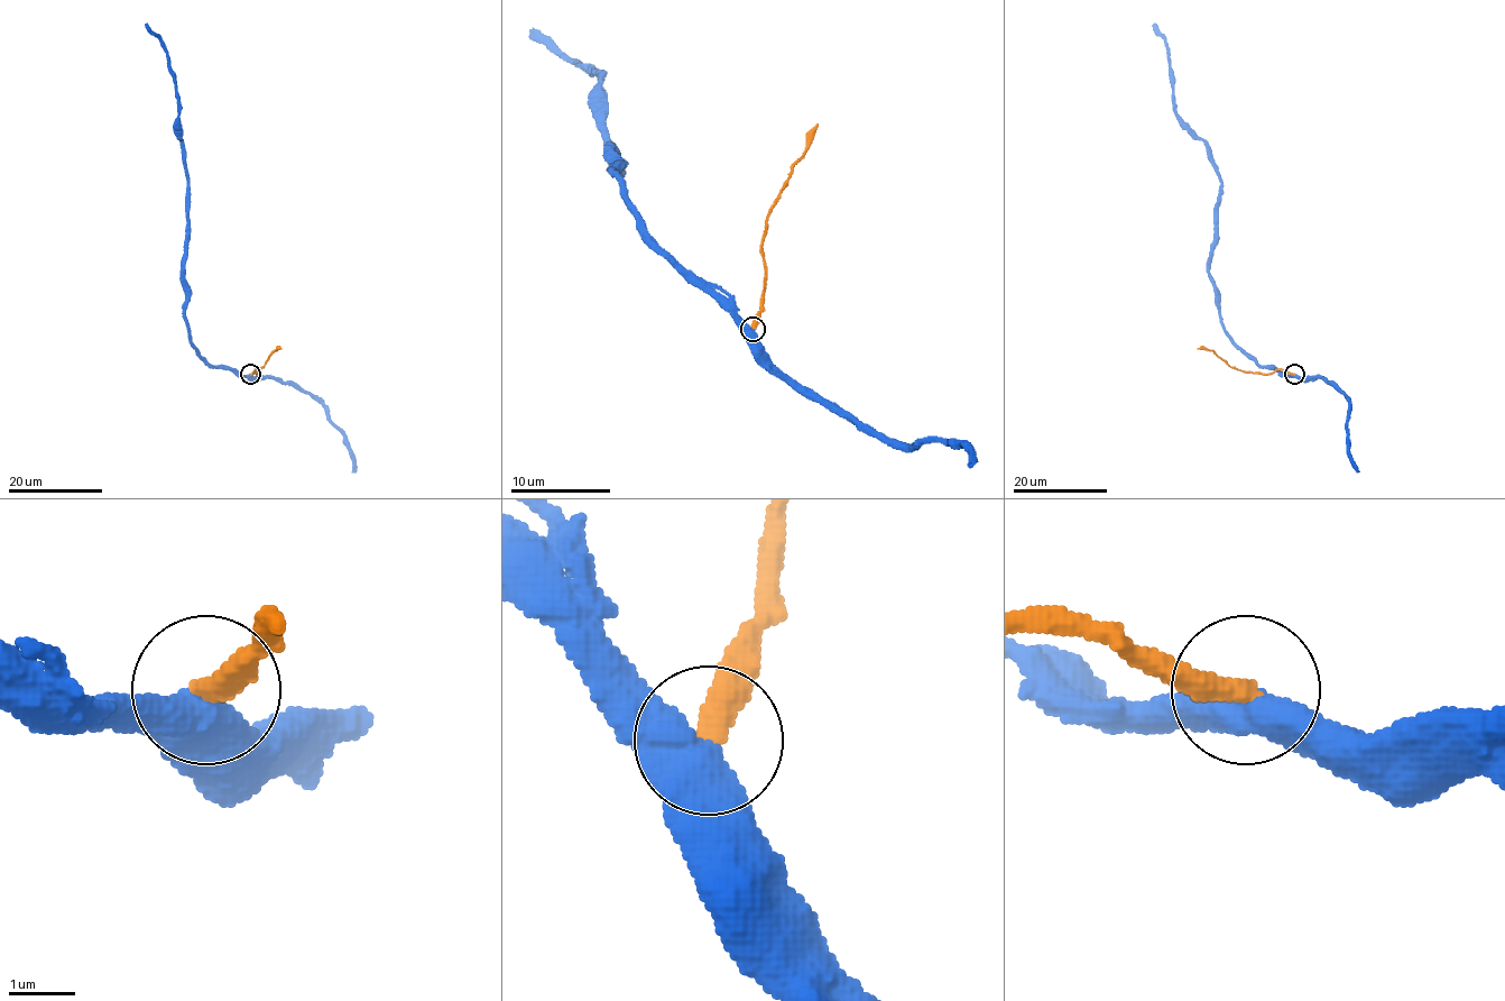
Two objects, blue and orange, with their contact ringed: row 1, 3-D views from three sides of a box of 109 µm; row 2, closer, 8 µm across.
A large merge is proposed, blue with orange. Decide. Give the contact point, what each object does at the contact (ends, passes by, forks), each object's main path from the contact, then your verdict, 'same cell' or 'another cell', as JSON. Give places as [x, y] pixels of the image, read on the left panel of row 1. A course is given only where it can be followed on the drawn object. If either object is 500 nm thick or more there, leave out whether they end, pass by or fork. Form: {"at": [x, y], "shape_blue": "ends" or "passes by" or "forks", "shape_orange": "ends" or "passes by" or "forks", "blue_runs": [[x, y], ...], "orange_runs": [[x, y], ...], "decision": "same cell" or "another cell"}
{"at": [250, 374], "blue_runs": [[250, 375], [213, 367], [190, 341], [183, 272], [187, 176], [178, 136], [176, 76], [166, 48], [146, 23]], "orange_runs": [[250, 375], [255, 369], [256, 373], [280, 348]], "decision": "another cell"}

